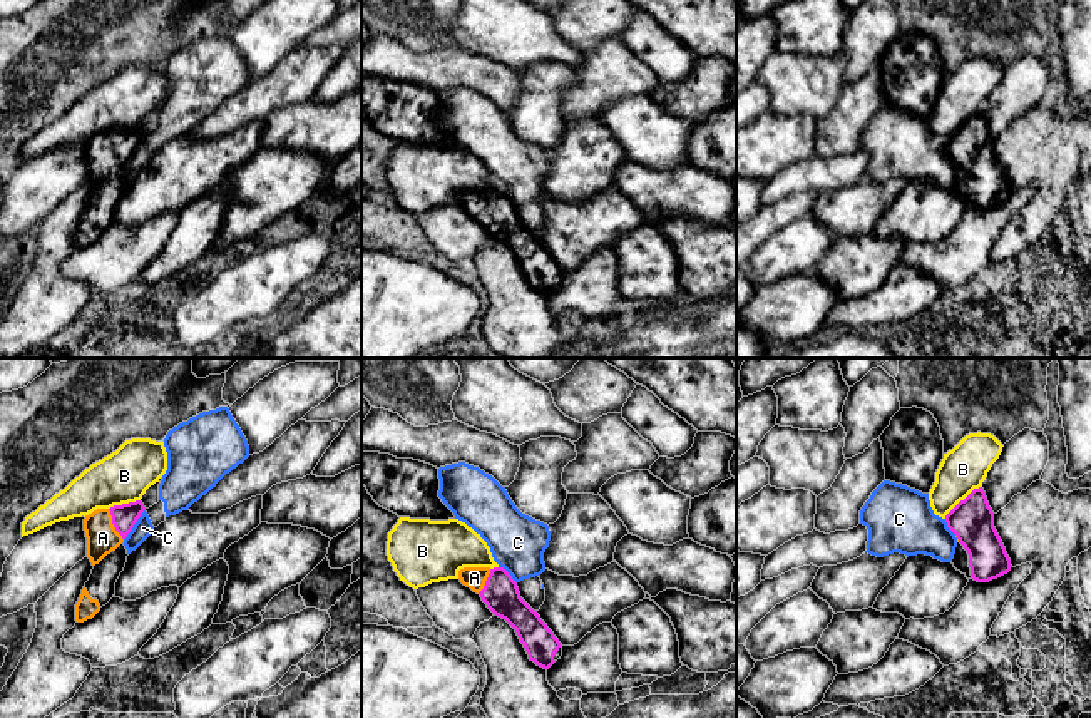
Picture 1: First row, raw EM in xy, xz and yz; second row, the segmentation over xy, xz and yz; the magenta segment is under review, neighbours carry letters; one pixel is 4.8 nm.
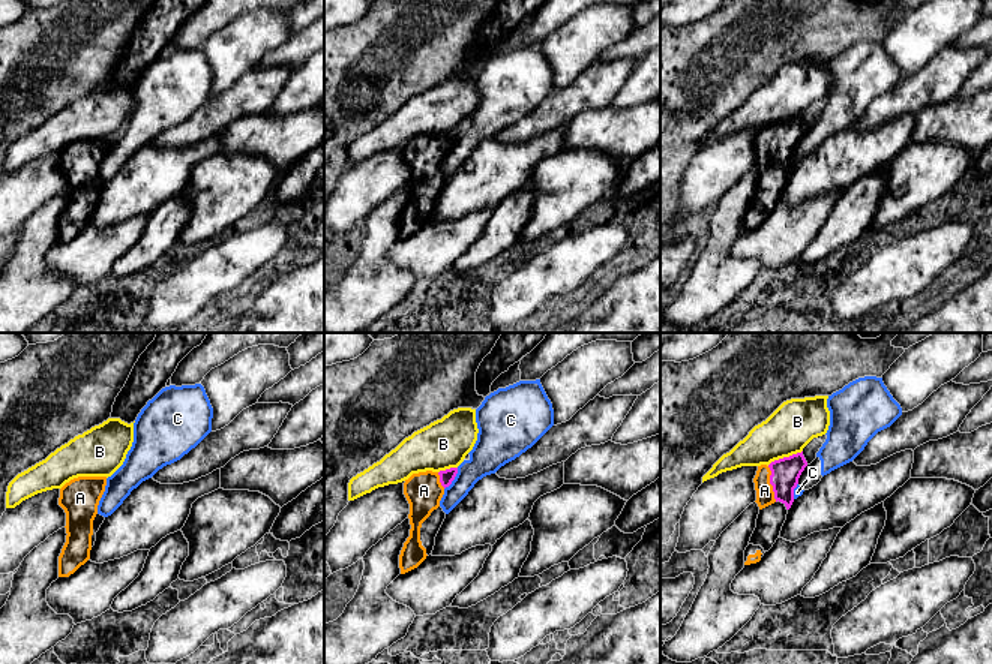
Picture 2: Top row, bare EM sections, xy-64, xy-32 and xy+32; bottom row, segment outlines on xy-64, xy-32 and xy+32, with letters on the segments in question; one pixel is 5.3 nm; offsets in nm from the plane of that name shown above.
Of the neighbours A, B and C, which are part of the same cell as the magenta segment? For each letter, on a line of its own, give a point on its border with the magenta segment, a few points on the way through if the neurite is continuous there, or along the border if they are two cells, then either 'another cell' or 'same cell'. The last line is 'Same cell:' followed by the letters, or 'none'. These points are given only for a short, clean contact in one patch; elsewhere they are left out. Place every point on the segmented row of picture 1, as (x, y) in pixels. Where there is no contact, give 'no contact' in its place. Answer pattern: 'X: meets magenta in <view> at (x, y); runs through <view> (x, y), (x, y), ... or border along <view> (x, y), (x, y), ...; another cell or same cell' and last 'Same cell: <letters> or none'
A: meets magenta in xy at (112, 523); runs through xy (124, 516), (112, 523), (102, 538); same cell
B: meets magenta in yz at (964, 499); another cell
C: meets magenta in xy at (134, 523); another cell
Same cell: A

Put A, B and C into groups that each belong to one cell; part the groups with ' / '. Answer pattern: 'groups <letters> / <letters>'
groups A / B / C

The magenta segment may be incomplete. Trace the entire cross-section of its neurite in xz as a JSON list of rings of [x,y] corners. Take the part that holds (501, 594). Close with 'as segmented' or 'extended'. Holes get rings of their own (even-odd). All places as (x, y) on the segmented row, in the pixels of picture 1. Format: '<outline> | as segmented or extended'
[[[464,567],[458,571],[458,579],[477,592],[495,616],[515,629],[530,661],[544,669],[556,663],[559,639],[537,611],[520,597],[517,582],[504,567]]] | extended

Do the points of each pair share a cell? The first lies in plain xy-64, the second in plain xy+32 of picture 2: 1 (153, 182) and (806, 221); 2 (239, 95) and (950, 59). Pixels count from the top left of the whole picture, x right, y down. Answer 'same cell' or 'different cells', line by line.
1: different cells
2: same cell

